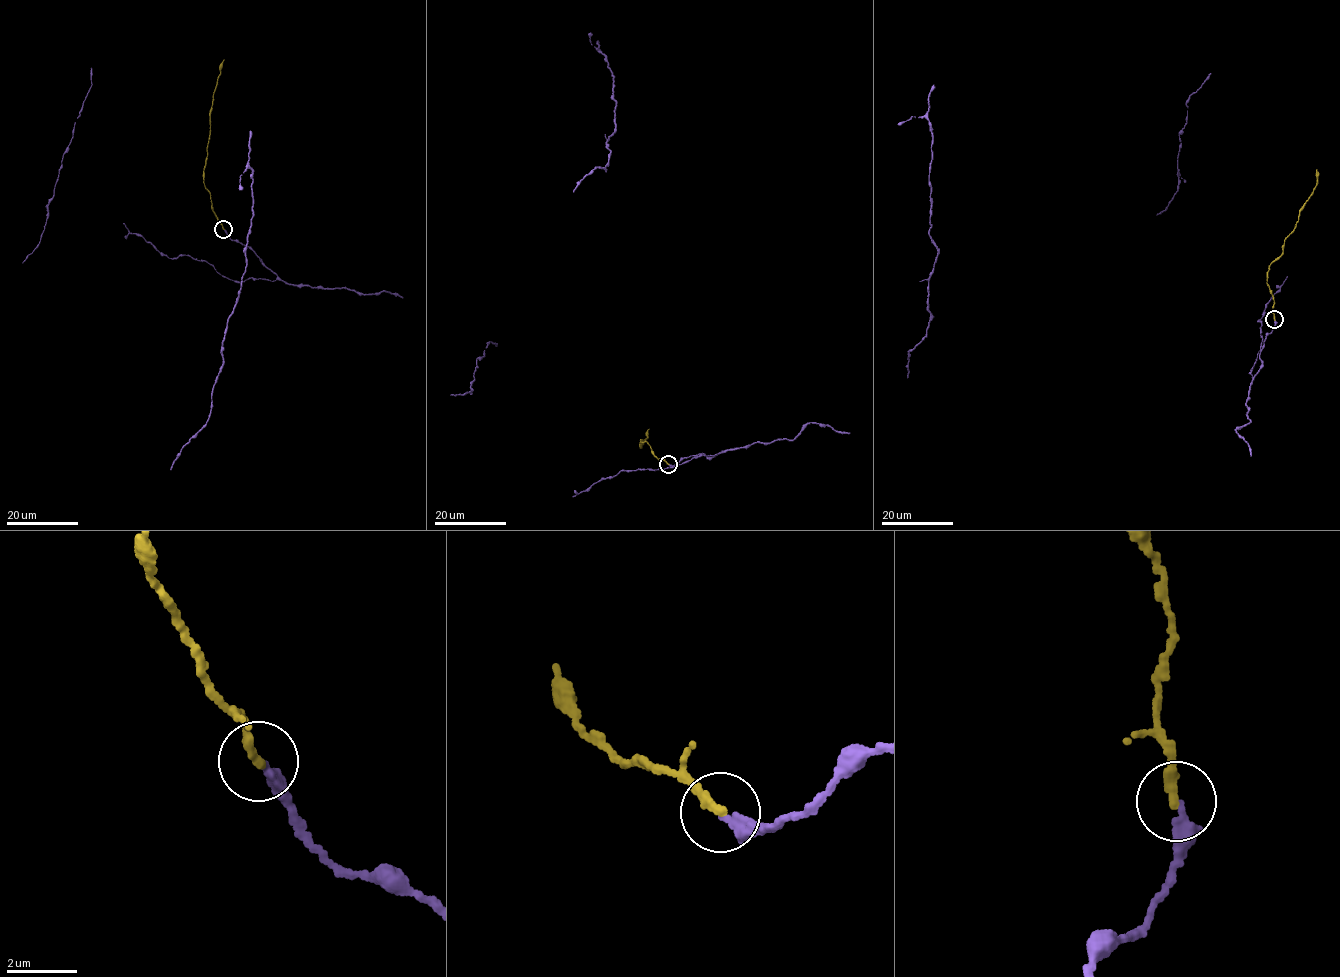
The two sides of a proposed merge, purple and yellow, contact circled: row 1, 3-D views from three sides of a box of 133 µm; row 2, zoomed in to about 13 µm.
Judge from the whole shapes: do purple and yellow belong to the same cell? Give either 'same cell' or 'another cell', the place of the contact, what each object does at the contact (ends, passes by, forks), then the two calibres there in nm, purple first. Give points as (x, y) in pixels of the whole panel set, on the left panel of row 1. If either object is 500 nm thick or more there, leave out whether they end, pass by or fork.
same cell; place (223, 229); purple ends; yellow ends; calibres 280 and 320 nm

